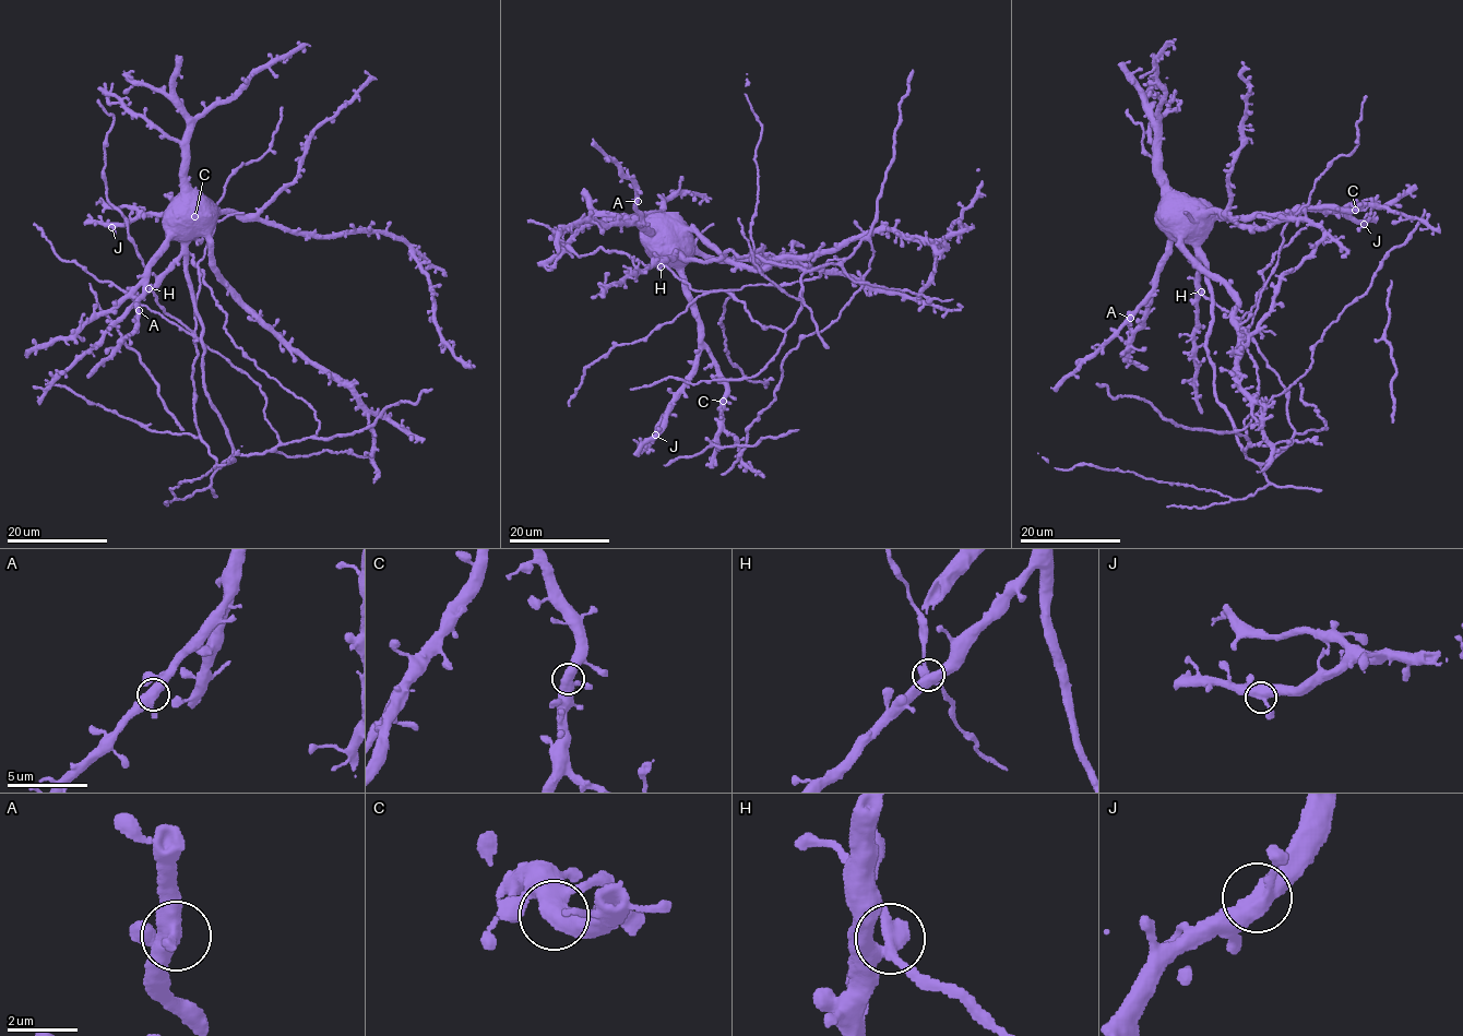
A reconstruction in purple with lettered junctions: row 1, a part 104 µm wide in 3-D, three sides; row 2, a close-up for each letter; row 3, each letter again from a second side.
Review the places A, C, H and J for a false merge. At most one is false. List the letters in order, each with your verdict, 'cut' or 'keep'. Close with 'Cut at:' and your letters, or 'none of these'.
A: keep
C: keep
H: keep
J: keep
Cut at: none of these

